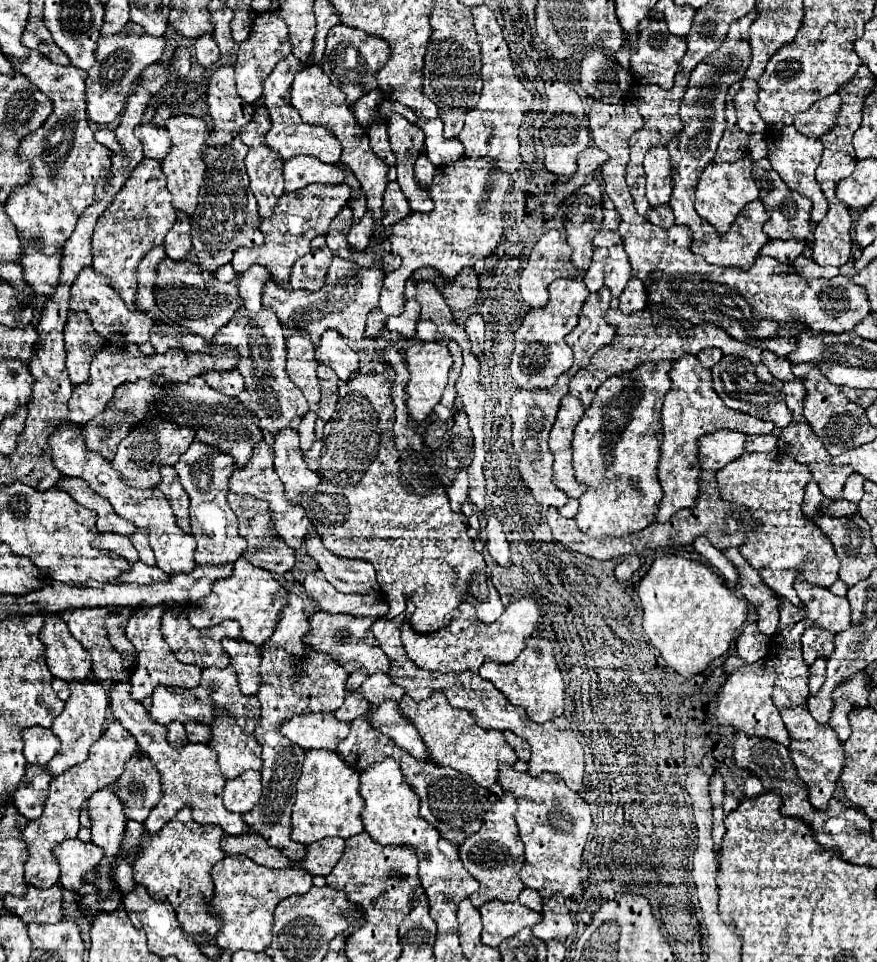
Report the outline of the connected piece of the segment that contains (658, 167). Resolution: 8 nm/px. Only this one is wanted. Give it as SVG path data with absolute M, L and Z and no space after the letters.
M665 146L651 148L645 154L645 178L647 178L647 200L651 206L667 204L671 198L671 166Z

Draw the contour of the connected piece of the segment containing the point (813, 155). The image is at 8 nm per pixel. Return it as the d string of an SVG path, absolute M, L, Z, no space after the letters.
M785 126L783 130L779 132L771 132L767 134L767 146L769 146L769 162L771 166L779 172L779 176L783 178L783 182L799 192L801 196L809 198L813 202L813 208L811 208L811 220L815 224L819 224L825 214L827 214L827 202L825 202L825 196L821 192L821 188L817 186L817 180L815 180L815 168L819 166L819 160L821 160L821 152L823 152L823 144L819 138L811 138L811 136L803 136L801 132L797 132L793 126Z

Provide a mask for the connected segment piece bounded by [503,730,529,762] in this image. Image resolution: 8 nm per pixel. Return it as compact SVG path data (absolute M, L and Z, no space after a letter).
M504 731L503 735L505 740L513 747L517 754L517 758L521 760L521 762L527 762L529 760L529 745L522 738L515 735L511 731Z

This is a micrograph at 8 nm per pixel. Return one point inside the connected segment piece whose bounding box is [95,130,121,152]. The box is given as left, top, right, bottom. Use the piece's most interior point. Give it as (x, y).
(106, 137)

